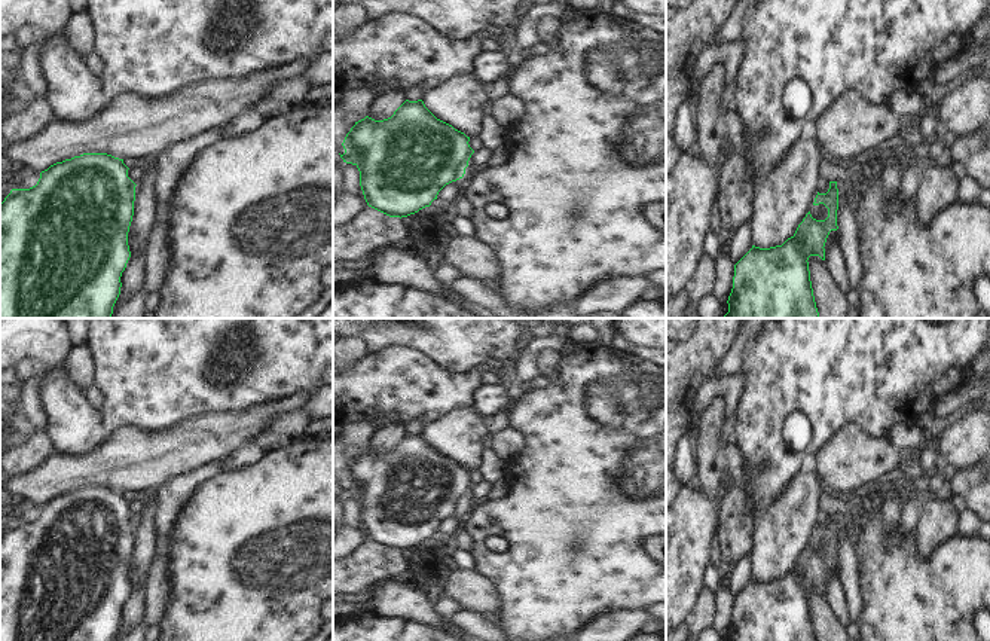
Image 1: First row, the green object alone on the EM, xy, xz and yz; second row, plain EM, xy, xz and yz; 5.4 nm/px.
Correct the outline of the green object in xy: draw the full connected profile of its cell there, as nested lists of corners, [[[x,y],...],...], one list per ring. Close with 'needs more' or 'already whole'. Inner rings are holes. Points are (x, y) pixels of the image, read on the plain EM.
[[[83,486],[51,498],[40,506],[36,519],[12,522],[0,537],[0,641],[113,641],[120,628],[120,610],[131,590],[128,565],[134,549],[135,516],[128,510],[123,492],[107,486]]]; already whole

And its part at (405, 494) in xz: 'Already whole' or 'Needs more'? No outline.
Already whole

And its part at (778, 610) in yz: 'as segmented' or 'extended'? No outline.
as segmented

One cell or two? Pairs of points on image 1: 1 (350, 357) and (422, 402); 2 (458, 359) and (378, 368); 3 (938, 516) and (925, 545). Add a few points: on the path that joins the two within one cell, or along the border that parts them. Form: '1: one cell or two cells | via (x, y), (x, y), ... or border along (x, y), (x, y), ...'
1: two cells | border along (367, 353), (348, 369)
2: two cells | border along (402, 347), (418, 350), (446, 369), (467, 371)
3: one cell | via (937, 524), (928, 537)

